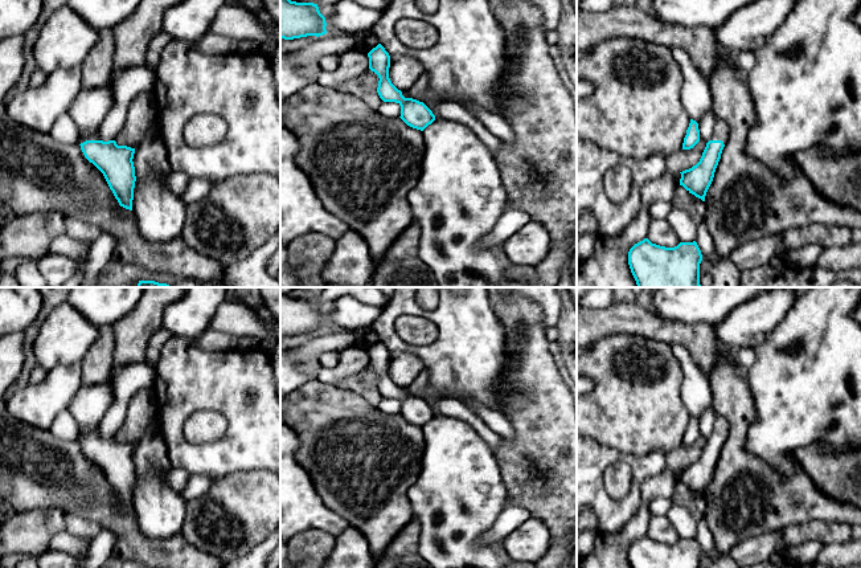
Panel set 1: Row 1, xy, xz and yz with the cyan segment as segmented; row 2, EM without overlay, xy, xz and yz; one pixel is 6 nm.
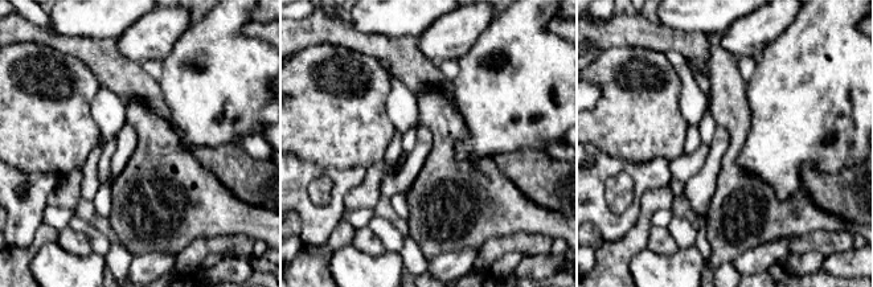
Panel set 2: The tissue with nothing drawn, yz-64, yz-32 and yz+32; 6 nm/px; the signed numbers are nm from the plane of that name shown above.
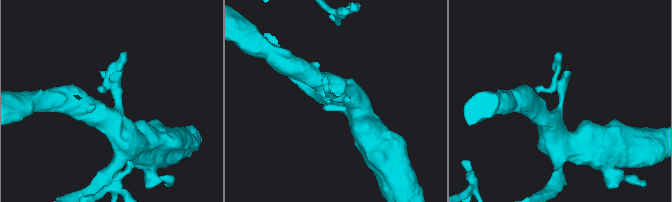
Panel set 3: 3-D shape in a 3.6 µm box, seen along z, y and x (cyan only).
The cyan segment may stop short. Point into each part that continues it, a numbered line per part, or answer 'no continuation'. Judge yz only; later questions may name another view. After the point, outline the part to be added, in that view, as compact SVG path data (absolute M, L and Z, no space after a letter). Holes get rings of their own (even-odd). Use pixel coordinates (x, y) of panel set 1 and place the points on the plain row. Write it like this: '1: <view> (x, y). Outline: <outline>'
1: yz (721, 426). Outline: M721 414L716 416L716 422L713 425L713 432L712 432L710 437L722 437L723 441L727 440L727 437L729 437L729 422L723 416L721 416Z

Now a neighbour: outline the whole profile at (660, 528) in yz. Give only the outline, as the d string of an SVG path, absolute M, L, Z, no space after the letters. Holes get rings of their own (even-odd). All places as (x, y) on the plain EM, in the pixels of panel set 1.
M667 515L651 516L647 535L652 540L665 544L675 544L681 539Z

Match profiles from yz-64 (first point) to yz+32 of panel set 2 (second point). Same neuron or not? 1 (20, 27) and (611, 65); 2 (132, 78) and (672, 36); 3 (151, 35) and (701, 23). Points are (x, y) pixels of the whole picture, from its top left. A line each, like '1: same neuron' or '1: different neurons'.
1: different neurons
2: same neuron
3: different neurons

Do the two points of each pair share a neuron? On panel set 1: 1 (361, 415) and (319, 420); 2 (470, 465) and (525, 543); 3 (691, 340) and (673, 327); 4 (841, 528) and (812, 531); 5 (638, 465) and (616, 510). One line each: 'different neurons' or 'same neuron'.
1: same neuron
2: different neurons
3: same neuron
4: same neuron
5: same neuron

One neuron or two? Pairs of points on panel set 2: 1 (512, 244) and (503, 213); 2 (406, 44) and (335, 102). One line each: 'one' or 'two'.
1: two
2: two

